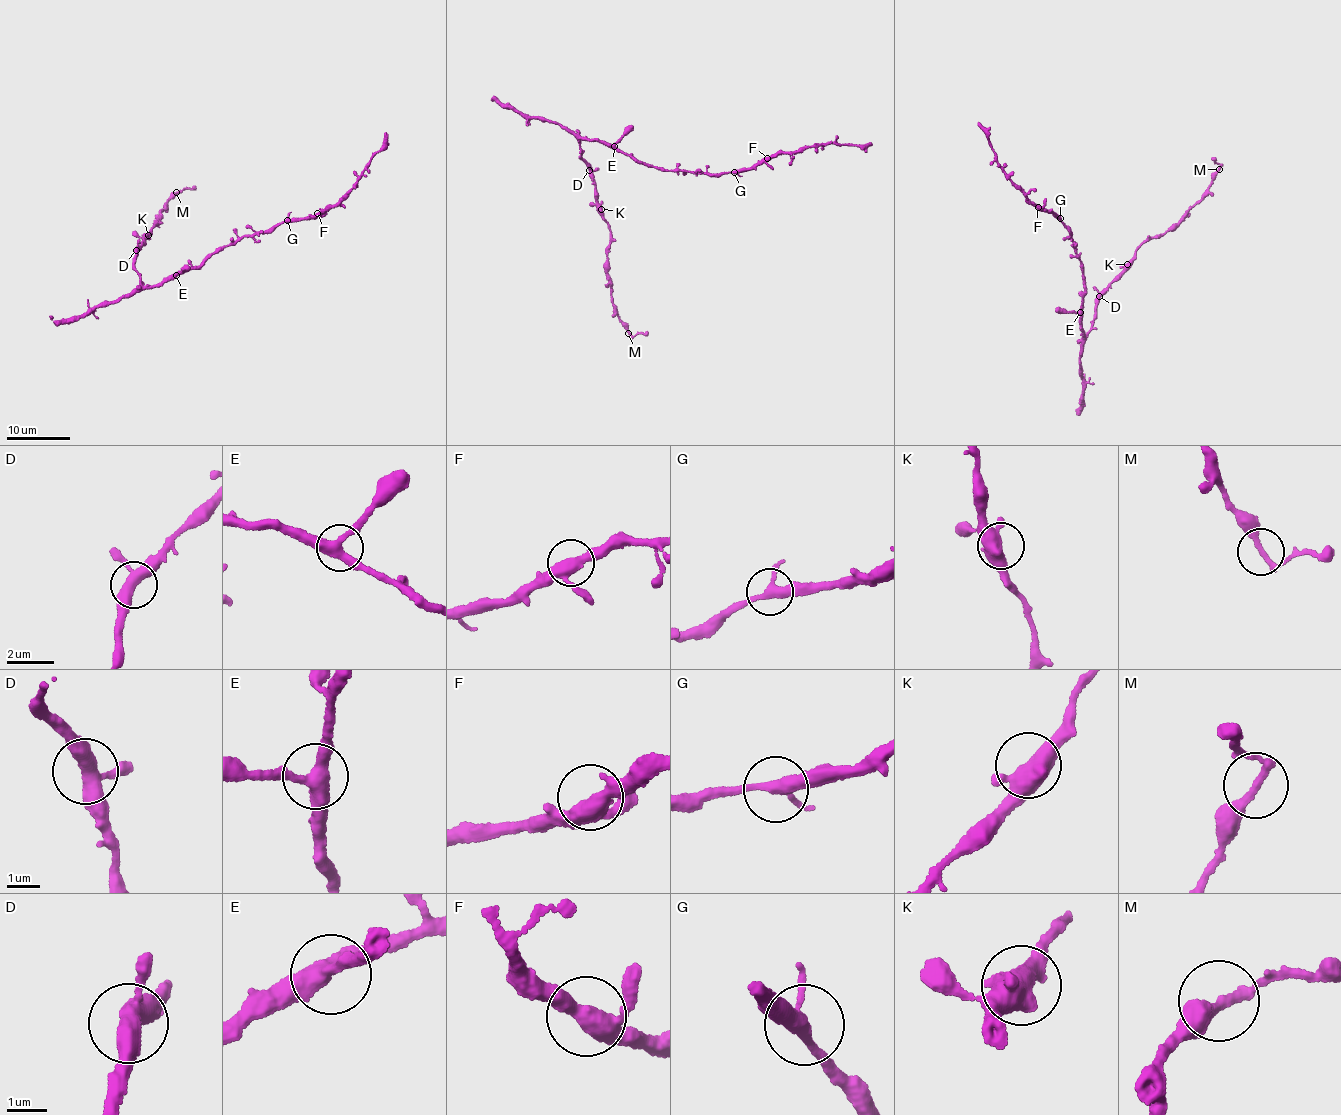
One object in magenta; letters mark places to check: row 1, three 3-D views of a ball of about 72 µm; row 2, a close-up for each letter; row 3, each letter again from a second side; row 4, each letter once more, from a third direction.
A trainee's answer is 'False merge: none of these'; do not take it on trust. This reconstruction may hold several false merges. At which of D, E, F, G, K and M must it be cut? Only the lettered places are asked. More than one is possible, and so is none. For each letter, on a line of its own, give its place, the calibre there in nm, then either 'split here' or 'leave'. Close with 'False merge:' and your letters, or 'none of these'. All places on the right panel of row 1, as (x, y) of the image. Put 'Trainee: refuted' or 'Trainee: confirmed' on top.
Trainee: confirmed
D: place (1099, 296); calibre 400 nm; leave
E: place (1080, 312); calibre 360 nm; leave
F: place (1038, 207); calibre 400 nm; leave
G: place (1060, 218); calibre 280 nm; leave
K: place (1127, 264); calibre 480 nm; leave
M: place (1219, 169); calibre 280 nm; leave
False merge: none of these

